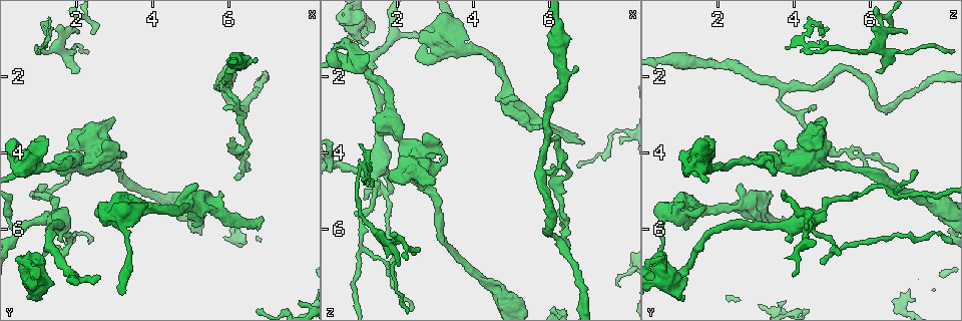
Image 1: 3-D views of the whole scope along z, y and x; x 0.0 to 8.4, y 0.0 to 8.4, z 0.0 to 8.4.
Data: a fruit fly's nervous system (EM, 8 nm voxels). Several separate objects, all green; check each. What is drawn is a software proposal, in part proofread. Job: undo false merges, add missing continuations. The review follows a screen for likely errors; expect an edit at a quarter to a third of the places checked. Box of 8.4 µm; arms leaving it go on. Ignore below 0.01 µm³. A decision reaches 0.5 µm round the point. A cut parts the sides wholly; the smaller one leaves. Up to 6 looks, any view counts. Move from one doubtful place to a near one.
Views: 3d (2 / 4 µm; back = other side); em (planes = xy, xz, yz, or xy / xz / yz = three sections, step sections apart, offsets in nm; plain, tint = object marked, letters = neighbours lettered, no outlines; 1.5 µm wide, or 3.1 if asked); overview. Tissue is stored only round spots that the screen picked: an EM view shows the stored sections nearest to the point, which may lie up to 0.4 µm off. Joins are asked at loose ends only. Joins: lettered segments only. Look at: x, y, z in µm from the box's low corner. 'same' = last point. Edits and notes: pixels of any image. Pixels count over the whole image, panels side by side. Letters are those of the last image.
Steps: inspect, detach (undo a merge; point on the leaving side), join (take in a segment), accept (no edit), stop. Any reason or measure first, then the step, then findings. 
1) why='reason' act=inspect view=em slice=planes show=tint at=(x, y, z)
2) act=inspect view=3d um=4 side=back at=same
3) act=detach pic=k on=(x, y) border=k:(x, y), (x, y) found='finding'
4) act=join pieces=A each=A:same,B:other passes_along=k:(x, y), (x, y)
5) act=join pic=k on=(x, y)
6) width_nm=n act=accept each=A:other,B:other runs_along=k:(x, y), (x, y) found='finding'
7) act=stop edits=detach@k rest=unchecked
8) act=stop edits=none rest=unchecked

why='thin end' act=inspect view=em slice=planes show=letters at=(6.90, 5.75, 3.75)

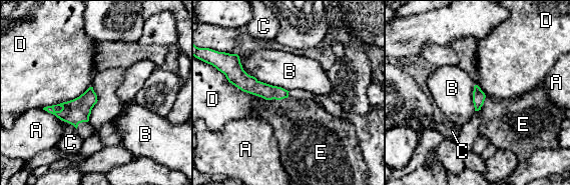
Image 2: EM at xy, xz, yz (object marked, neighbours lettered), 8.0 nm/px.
longest_contact=B:500nm act=join pieces=E each=A:other,B:other,C:other,D:other,E:same passes_along=2:(249, 84), (276, 99), (297, 123) found='it goes on there'

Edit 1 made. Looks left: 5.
why='see it whole again' act=inspect view=overview

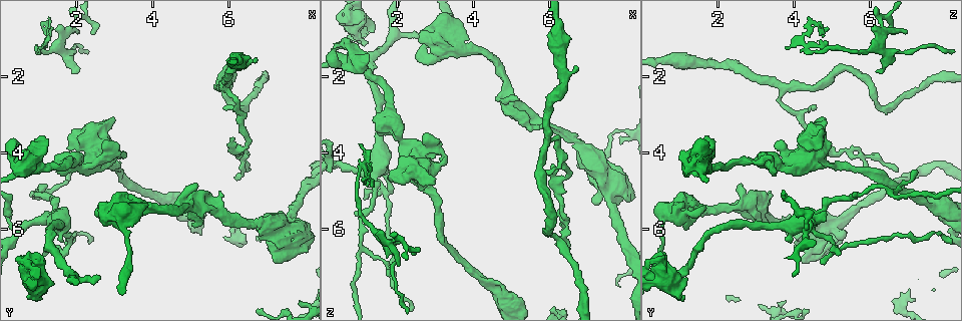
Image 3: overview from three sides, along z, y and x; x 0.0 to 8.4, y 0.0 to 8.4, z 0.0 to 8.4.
why='free end' act=inspect view=3d um=4 at=(0.70, 4.10, 1.00)

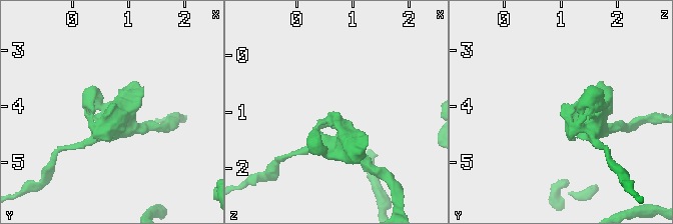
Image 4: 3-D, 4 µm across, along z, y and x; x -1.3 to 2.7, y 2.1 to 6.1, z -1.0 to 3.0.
why='shape alone is not enough' act=inspect view=em slice=yz step=8 show=tint at=(0.70, 4.10, 0.95)

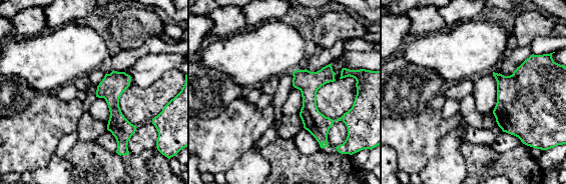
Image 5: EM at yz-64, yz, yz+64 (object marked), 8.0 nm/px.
act=inspect view=em slice=xy step=8 show=letters at=same

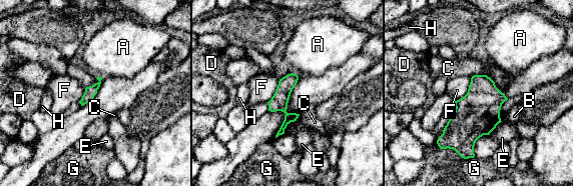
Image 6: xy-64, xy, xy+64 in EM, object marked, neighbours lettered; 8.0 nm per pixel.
act=accept each=A:other,B:other,C:other,D:other,E:other,F:other,G:other,H:other runs_along=6:(294, 76), (281, 131) found='no lettered segment goes on from it'

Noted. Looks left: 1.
act=stop edits=join@2 rest=unchecked

